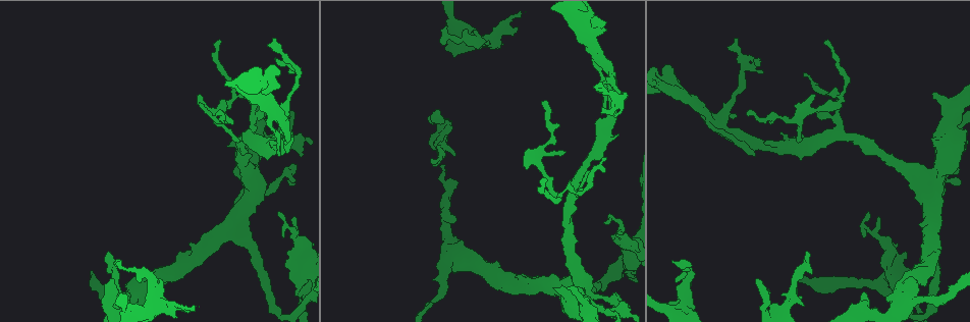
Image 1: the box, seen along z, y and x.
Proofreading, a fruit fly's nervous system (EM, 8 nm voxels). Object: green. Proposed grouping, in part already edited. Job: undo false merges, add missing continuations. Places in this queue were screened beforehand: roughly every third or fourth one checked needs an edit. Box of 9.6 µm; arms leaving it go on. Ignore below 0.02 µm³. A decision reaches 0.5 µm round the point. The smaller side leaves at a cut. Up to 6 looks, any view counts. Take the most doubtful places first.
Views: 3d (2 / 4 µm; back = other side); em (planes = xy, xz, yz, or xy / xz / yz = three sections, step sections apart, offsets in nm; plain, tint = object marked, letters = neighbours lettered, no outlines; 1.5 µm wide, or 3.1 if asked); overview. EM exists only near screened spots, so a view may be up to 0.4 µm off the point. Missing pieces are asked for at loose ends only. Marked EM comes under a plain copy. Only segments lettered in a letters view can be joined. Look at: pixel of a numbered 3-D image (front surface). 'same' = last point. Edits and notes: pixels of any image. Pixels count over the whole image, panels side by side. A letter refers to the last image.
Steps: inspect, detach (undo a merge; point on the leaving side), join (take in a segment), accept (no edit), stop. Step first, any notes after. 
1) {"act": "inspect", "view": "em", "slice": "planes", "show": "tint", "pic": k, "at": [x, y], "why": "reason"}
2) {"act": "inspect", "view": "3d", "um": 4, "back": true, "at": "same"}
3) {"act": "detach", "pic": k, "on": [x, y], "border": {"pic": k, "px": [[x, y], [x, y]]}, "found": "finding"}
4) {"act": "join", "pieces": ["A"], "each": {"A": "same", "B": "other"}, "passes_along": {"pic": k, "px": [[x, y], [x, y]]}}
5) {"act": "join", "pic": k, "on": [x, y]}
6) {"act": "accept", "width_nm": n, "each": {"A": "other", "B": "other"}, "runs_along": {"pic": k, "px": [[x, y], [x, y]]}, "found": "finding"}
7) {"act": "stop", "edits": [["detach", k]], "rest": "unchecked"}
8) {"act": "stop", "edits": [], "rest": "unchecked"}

{"act": "inspect", "view": "em", "slice": "xz", "step": 4, "show": "letters", "pic": 1, "at": [486, 44], "why": "free end"}

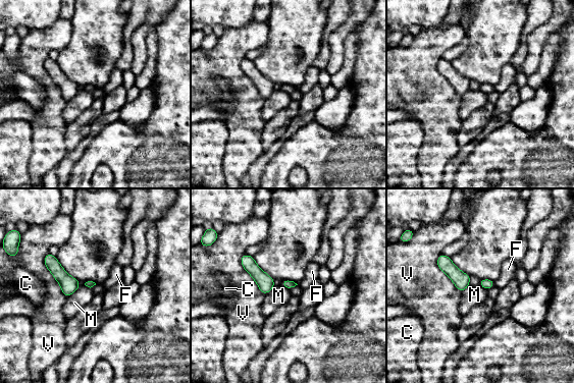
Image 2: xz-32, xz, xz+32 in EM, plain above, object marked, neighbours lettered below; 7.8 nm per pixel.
{"act": "inspect", "view": "em", "slice": "planes", "show": "letters", "at": "same", "why": "cut it another way"}

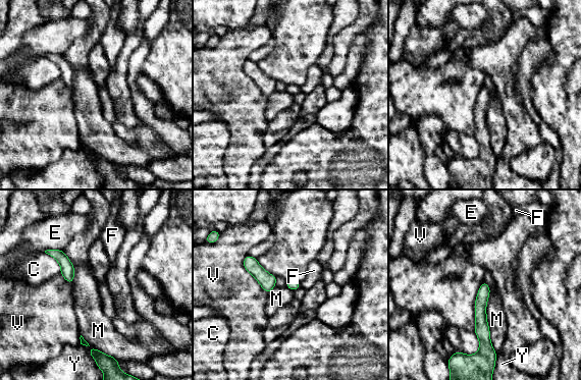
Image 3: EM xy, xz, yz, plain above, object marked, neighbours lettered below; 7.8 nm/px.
{"act": "accept", "each": {"C": "other", "E": "other", "F": "other", "M": "other", "V": "other", "Y": "other"}, "runs_along": {"pic": 3, "px": [[484, 285], [481, 300], [481, 348]]}, "found": "none of them fits"}

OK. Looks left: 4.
{"act": "inspect", "view": "3d", "um": 4, "pic": 1, "at": [544, 102], "why": "free end"}

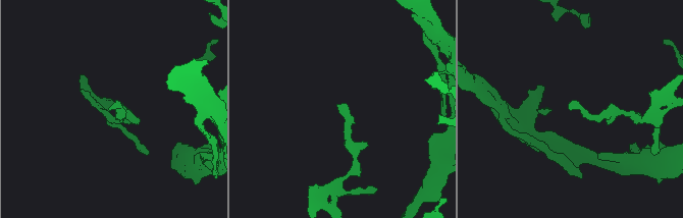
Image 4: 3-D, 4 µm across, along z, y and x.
{"act": "inspect", "view": "em", "slice": "xz", "step": 4, "show": "letters", "pic": 4, "at": [570, 107]}

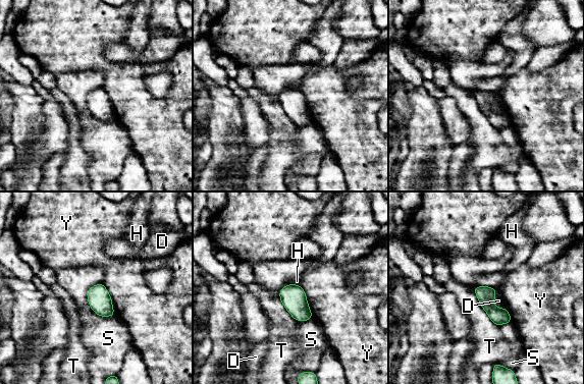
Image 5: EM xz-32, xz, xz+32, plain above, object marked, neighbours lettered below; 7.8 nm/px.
{"act": "inspect", "view": "em", "slice": "planes", "show": "letters", "at": "same"}

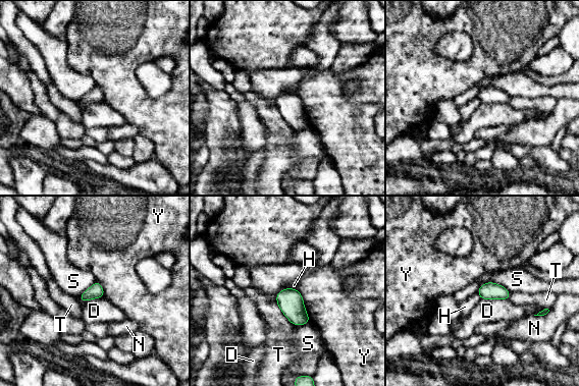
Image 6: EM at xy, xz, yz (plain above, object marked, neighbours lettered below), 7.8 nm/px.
{"act": "accept", "width_nm": 110, "each": {"D": "other", "H": "other", "N": "other", "S": "other", "T": "other", "Y": "other"}, "found": "no lettered segment goes on from it"}

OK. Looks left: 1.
{"act": "stop", "edits": [], "rest": "unchecked"}

